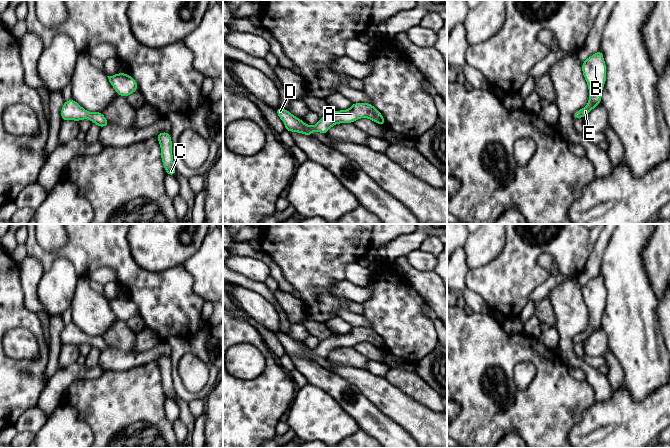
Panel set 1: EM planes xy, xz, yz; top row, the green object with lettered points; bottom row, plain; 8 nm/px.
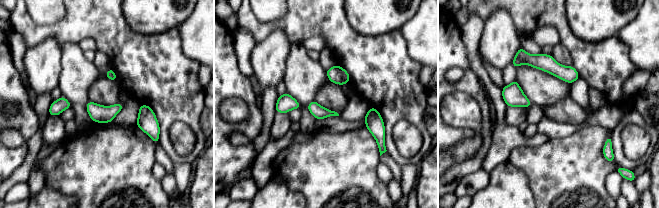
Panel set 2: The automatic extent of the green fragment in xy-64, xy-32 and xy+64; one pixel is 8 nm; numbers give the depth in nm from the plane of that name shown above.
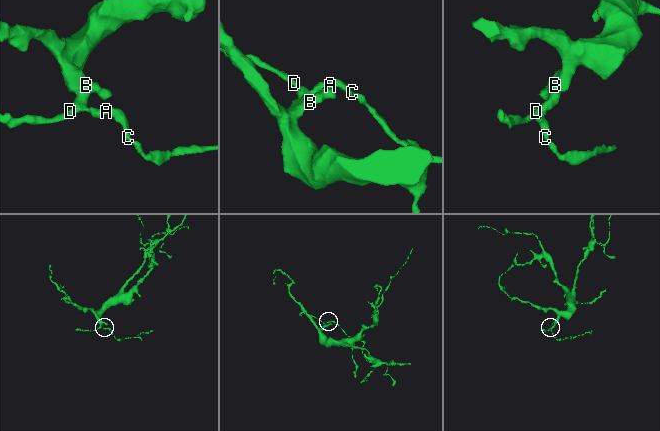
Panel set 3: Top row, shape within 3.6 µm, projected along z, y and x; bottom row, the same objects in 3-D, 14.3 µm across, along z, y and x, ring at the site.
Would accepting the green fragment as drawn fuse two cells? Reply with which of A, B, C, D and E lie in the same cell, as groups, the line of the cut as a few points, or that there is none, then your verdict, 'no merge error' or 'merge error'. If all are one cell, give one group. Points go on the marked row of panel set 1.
groups A B C D E; cut none; no merge error

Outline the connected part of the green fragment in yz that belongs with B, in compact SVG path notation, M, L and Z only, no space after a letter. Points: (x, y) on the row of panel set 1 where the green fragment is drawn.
M601 50L588 57L582 63L582 73L588 84L588 104L576 111L573 119L584 118L591 110L601 104L602 90L606 83L606 64Z

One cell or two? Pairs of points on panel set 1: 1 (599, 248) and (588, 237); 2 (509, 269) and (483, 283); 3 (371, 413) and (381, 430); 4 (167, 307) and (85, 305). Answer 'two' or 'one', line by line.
1: two
2: one
3: one
4: two

